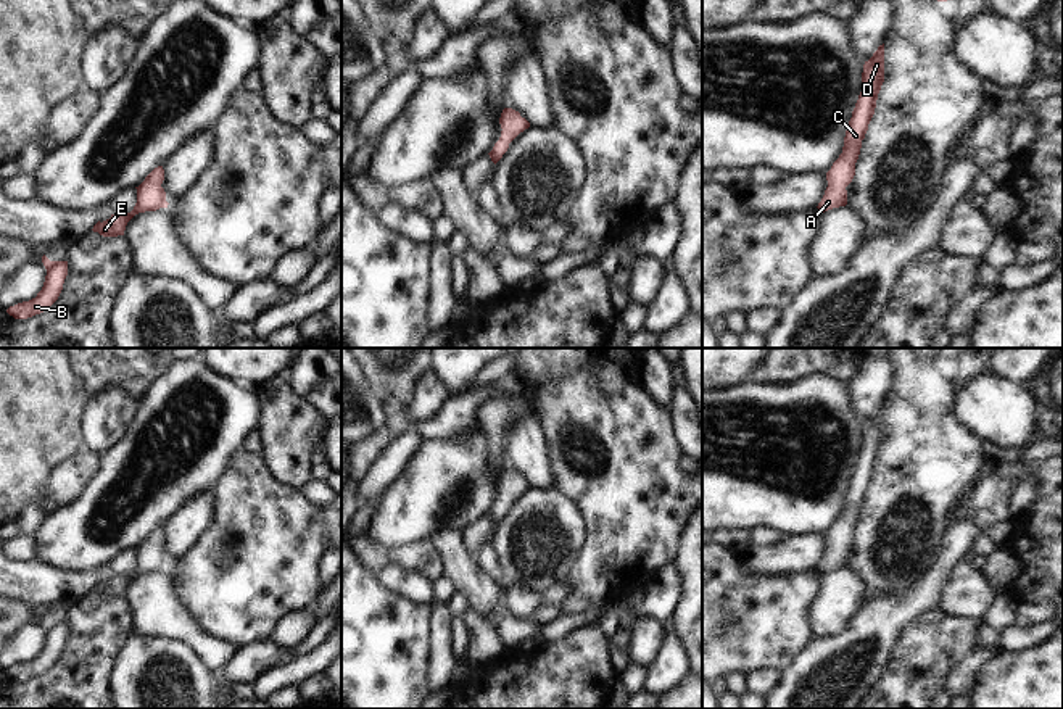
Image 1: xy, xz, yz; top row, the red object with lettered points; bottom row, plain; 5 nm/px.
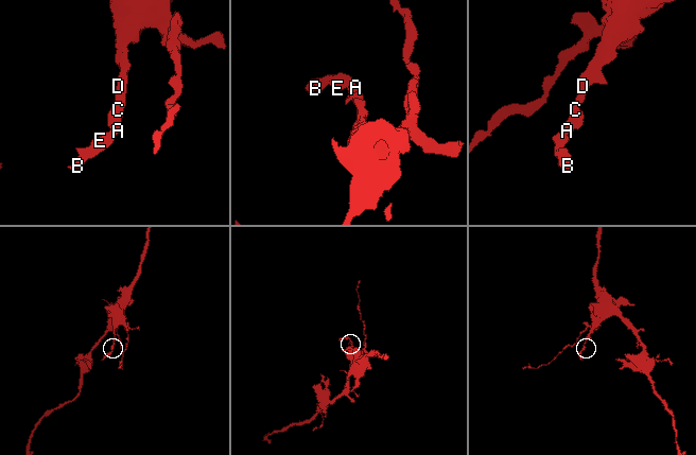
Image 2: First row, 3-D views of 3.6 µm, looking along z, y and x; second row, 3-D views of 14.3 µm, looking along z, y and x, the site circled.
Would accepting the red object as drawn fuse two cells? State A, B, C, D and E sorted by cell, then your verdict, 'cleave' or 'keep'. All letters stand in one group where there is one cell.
groups A B C D E; keep

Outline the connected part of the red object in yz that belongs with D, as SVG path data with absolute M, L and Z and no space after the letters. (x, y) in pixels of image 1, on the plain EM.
M884 404L878 408L873 417L865 422L862 433L862 453L852 472L849 488L844 498L844 508L839 519L833 524L826 533L828 548L818 570L821 574L846 567L847 551L846 548L855 537L855 524L860 516L862 501L868 491L868 485L875 475L878 454L884 443Z

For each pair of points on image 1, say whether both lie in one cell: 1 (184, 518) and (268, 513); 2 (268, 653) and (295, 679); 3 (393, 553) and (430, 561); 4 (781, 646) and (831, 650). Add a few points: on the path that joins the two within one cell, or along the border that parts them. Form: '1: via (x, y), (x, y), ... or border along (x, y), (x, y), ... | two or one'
1: border along (211, 490), (211, 521), (190, 548) | two
2: border along (295, 656), (269, 667), (250, 684) | two
3: via (403, 555), (421, 556) | one
4: border along (814, 637), (783, 672) | two

